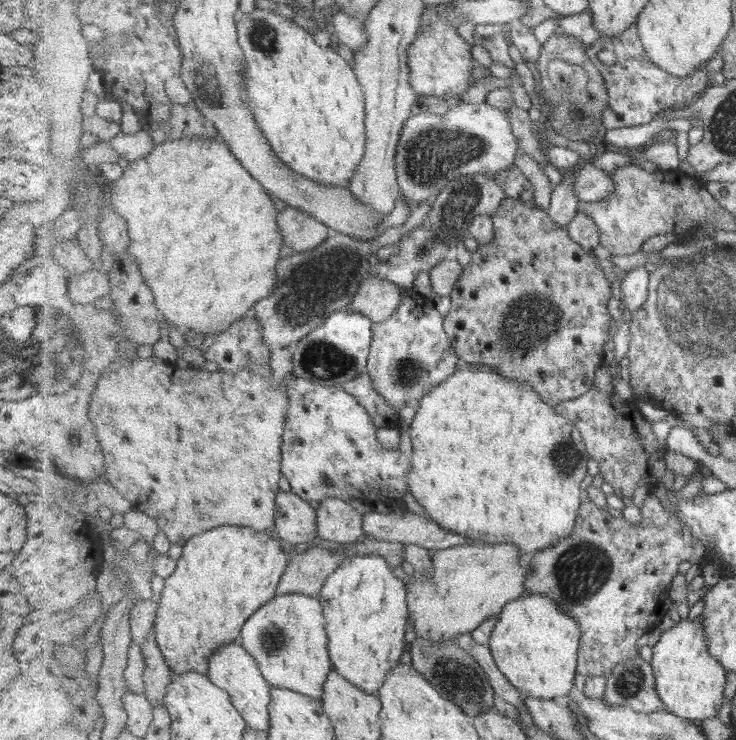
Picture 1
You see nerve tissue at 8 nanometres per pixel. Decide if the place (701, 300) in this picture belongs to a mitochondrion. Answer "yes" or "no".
yes

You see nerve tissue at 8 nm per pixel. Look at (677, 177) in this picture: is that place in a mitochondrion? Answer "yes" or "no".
no

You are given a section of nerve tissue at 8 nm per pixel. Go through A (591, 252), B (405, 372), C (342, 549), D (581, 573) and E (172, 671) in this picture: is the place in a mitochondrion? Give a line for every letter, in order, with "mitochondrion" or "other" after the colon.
A: other
B: mitochondrion
C: other
D: mitochondrion
E: other

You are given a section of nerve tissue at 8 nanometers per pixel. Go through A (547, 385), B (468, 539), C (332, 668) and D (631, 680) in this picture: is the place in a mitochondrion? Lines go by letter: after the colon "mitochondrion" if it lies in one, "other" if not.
A: other
B: other
C: other
D: mitochondrion

